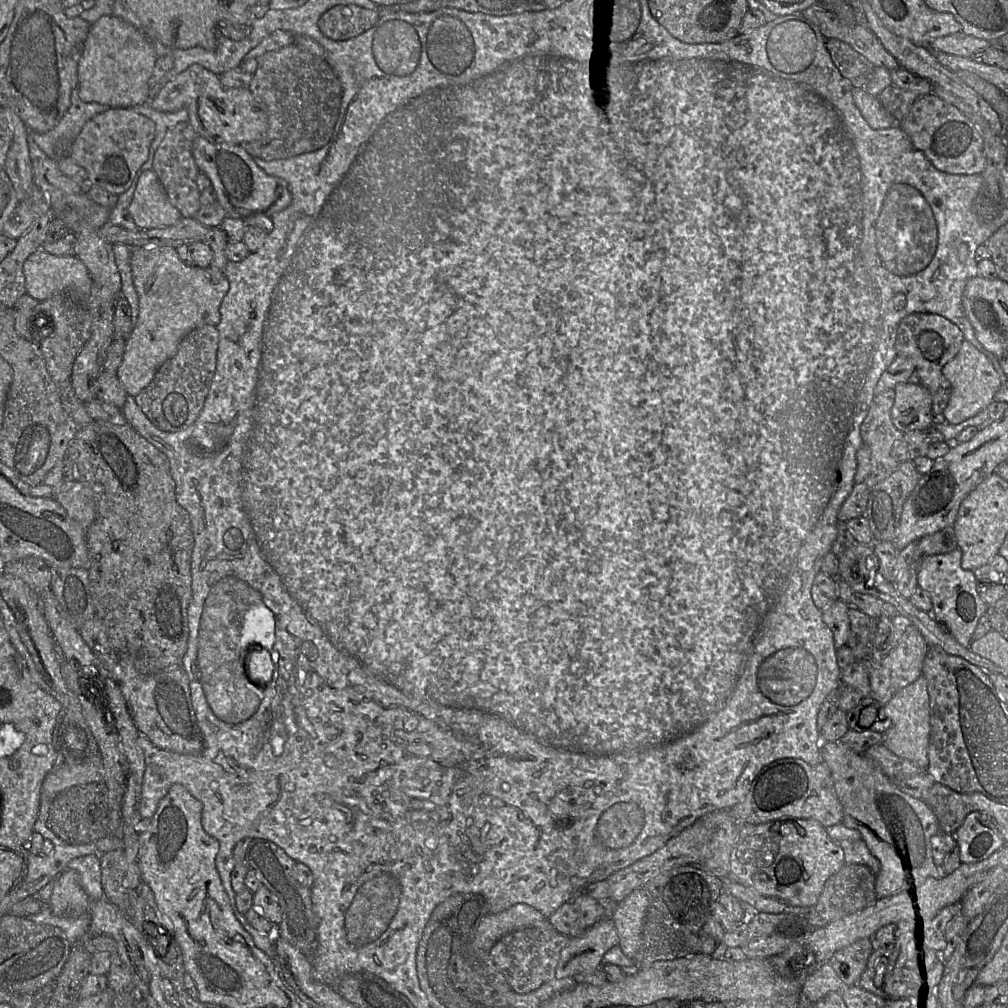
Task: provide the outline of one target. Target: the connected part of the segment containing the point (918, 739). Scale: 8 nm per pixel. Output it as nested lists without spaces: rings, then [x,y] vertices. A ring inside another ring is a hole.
[[[922,674],[917,680],[897,691],[883,705],[886,717],[892,722],[883,734],[883,745],[900,758],[908,759],[921,768],[928,766],[928,744],[930,736],[930,707],[927,680]]]

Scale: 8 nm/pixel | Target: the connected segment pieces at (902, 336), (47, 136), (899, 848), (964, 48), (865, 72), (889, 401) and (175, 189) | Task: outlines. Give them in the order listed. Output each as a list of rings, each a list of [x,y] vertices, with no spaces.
[[[912,313],[905,316],[897,327],[897,356],[906,356],[913,360],[916,381],[925,387],[932,396],[934,416],[942,413],[951,396],[951,384],[942,373],[945,364],[959,352],[965,337],[960,328],[947,318],[931,313]]]
[[[75,87],[68,110],[53,129],[45,133],[29,132],[29,136],[51,159],[58,161],[61,157],[68,156],[71,145],[84,124],[95,115],[110,109],[100,103],[83,102],[78,92],[79,89]]]
[[[841,742],[820,744],[822,762],[828,767],[835,795],[842,805],[841,824],[858,831],[871,854],[879,861],[880,871],[875,876],[876,899],[893,897],[906,893],[929,878],[941,879],[946,876],[941,866],[936,865],[930,854],[930,839],[941,832],[933,810],[922,800],[903,792],[882,771],[882,768],[866,754],[860,754],[844,746]]]
[[[962,31],[934,39],[927,46],[931,51],[944,52],[961,57],[971,57],[987,49],[992,43],[967,35]]]
[[[827,39],[825,45],[841,75],[848,79],[853,87],[864,89],[875,66],[843,41]]]
[[[894,389],[875,395],[860,428],[863,443],[872,453],[872,470],[864,481],[869,488],[889,477],[901,464],[892,456],[893,445],[904,434],[896,428],[891,418],[894,401]]]
[[[180,122],[166,132],[153,157],[152,170],[156,173],[169,201],[184,218],[194,218],[202,206],[196,183],[200,171],[192,155],[192,143],[196,136],[190,122]]]

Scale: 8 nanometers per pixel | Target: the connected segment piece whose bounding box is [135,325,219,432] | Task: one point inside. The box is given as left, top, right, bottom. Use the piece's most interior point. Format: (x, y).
(172, 401)

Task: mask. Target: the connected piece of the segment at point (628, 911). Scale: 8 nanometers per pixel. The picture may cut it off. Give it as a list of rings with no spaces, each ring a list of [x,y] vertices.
[[[639,888],[618,904],[613,915],[619,937],[618,946],[630,959],[634,959],[641,948],[643,924],[649,903],[646,890]]]

